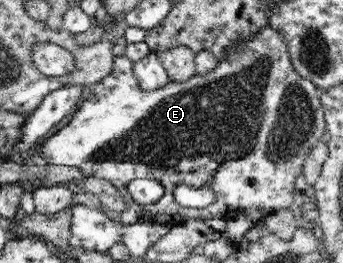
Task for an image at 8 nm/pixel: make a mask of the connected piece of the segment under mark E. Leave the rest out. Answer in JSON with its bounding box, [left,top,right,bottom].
[41,26,325,227]

